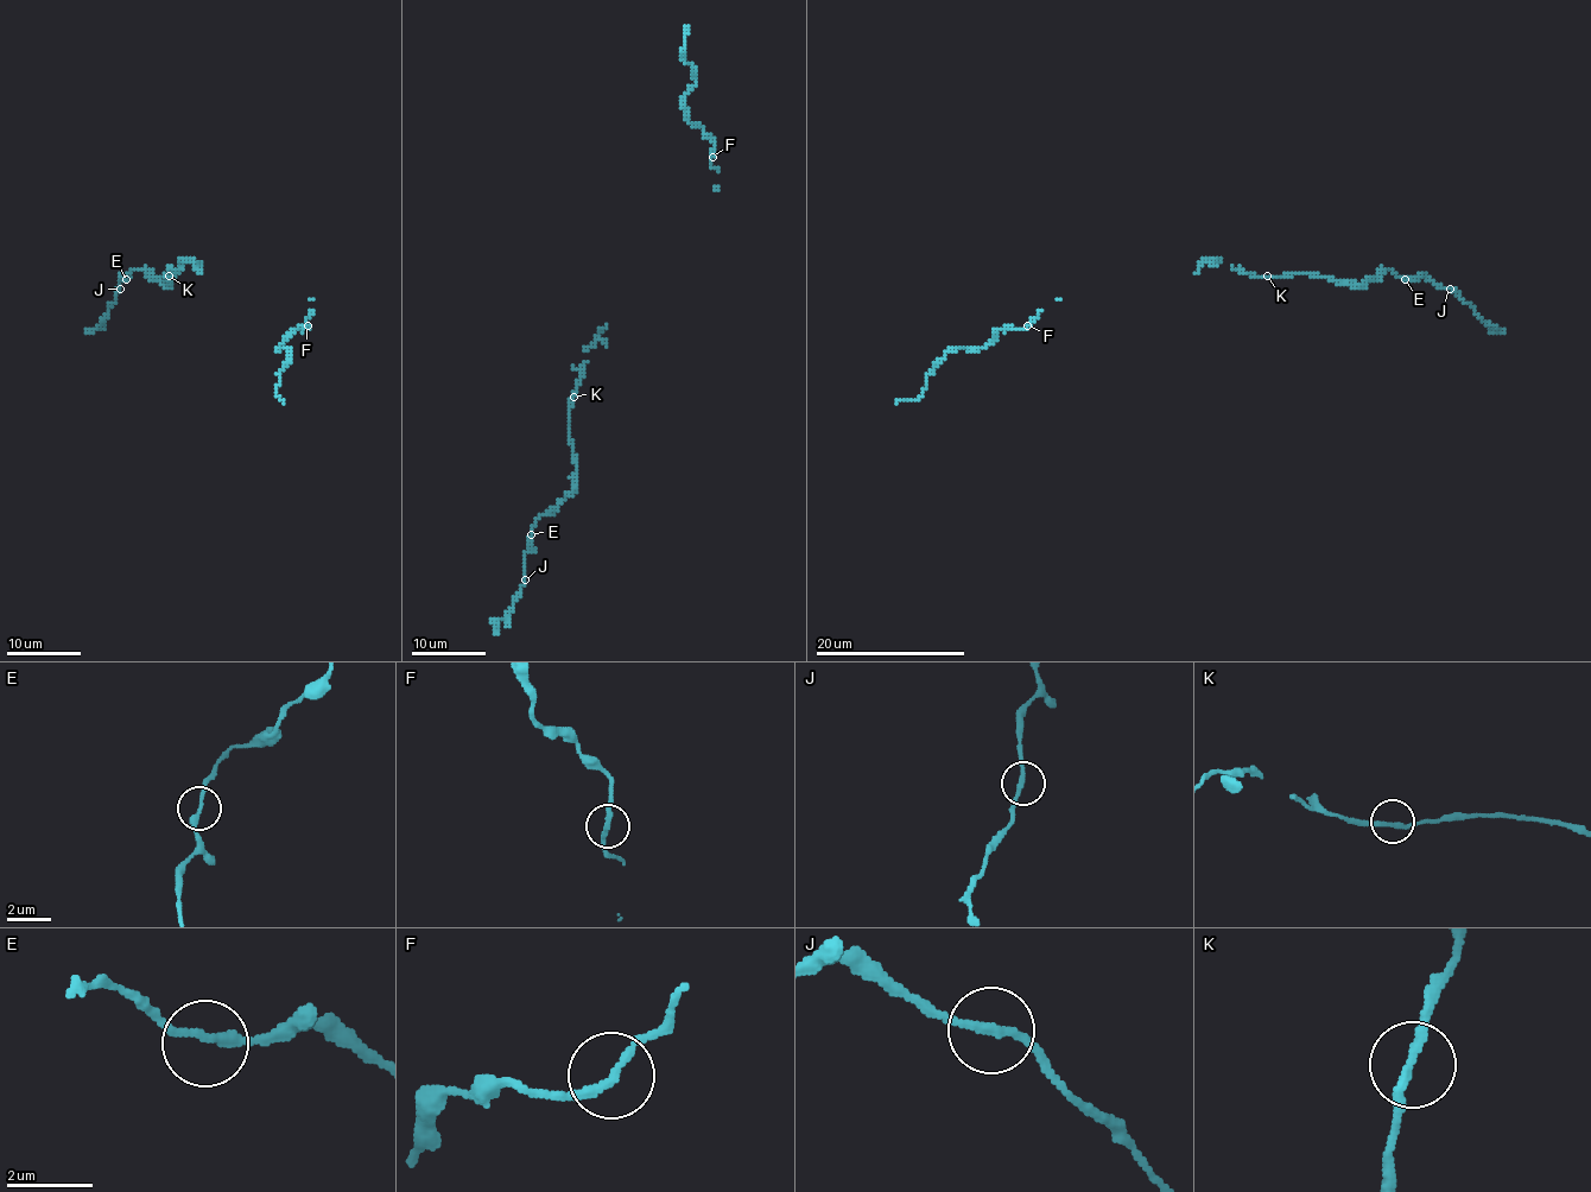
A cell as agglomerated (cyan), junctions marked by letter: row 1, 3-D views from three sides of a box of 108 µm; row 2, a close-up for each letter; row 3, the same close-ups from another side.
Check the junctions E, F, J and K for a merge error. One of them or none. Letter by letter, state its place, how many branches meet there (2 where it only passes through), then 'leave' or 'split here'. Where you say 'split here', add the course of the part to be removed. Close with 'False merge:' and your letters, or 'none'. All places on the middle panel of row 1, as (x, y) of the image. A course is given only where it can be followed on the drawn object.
E: at (531, 534); 2 branches meet; leave
F: at (712, 157); 2 branches meet; leave
J: at (525, 579); 2 branches meet; leave
K: at (574, 397); 2 branches meet; leave
False merge: none

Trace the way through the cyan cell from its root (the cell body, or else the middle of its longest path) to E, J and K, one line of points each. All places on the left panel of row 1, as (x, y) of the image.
E: (201, 274), (191, 259), (182, 259), (175, 276), (165, 274), (171, 285), (143, 271), (133, 271), (126, 279)
J: (201, 274), (191, 259), (182, 259), (175, 276), (165, 274), (171, 285), (133, 271), (120, 278), (120, 289)
K: (201, 274), (191, 259), (182, 259), (176, 274), (169, 276)

